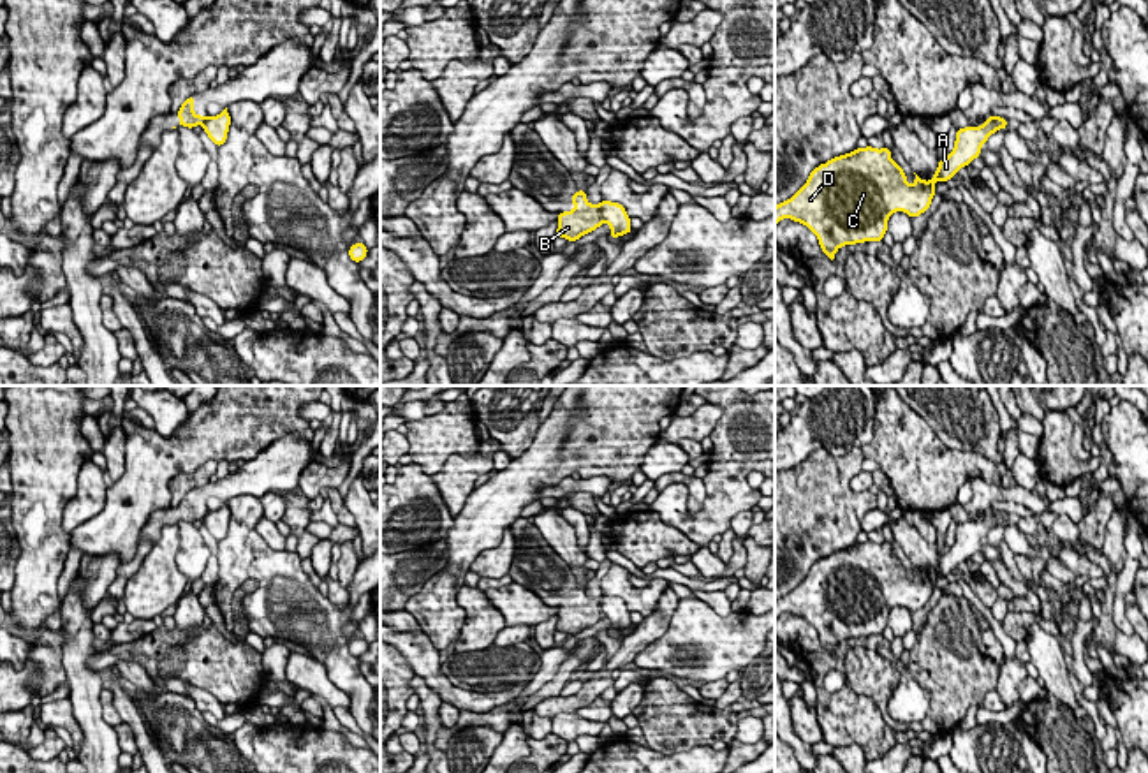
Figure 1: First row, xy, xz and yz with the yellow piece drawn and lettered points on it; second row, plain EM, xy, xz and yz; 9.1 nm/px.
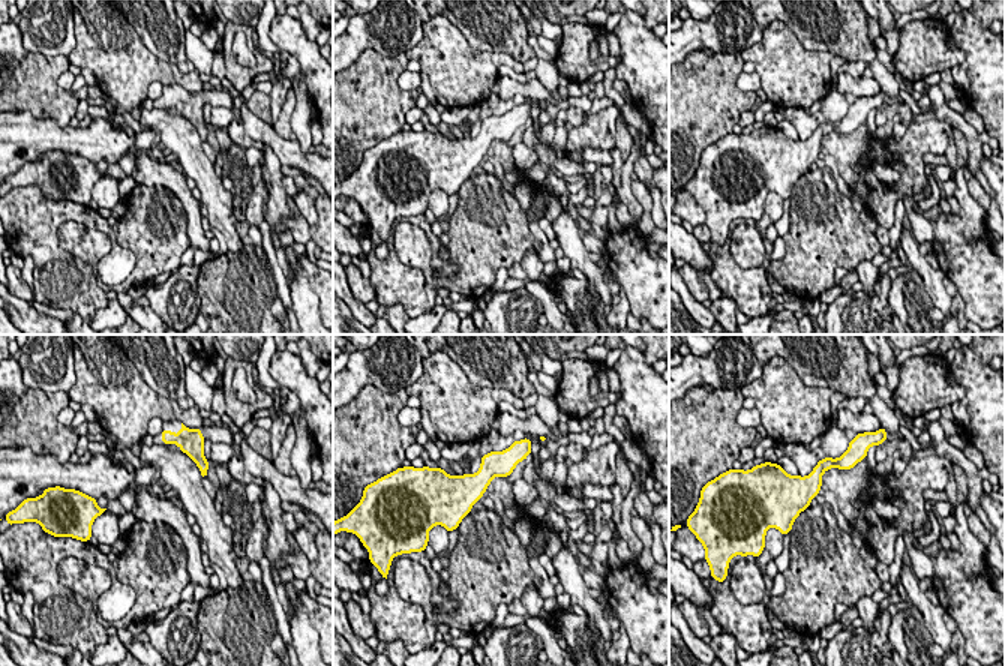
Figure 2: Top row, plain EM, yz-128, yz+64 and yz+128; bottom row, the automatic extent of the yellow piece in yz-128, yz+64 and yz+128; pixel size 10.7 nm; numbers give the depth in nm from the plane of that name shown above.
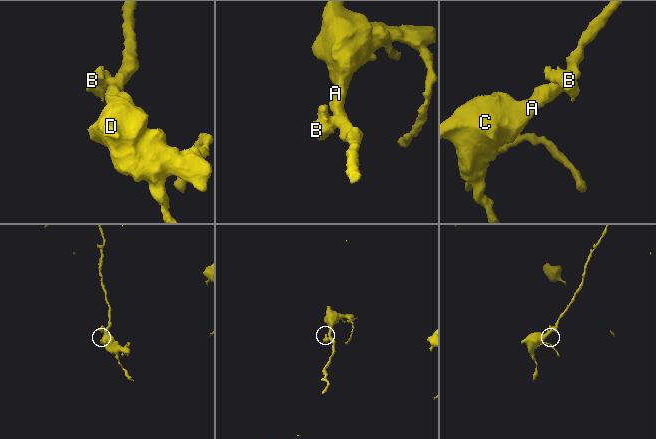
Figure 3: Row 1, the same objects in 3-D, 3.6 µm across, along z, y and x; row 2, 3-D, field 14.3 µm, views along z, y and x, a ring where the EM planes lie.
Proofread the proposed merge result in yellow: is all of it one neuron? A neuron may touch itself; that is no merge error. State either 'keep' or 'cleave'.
cleave

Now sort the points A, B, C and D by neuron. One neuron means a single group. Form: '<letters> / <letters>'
A C D / B

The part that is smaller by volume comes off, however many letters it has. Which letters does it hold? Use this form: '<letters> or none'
B

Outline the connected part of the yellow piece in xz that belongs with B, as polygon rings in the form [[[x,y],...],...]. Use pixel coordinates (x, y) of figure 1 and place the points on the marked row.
[[[578,190],[570,195],[570,201],[574,202],[574,210],[558,213],[556,236],[576,241],[600,227],[602,217],[600,206],[586,201],[586,190]]]

